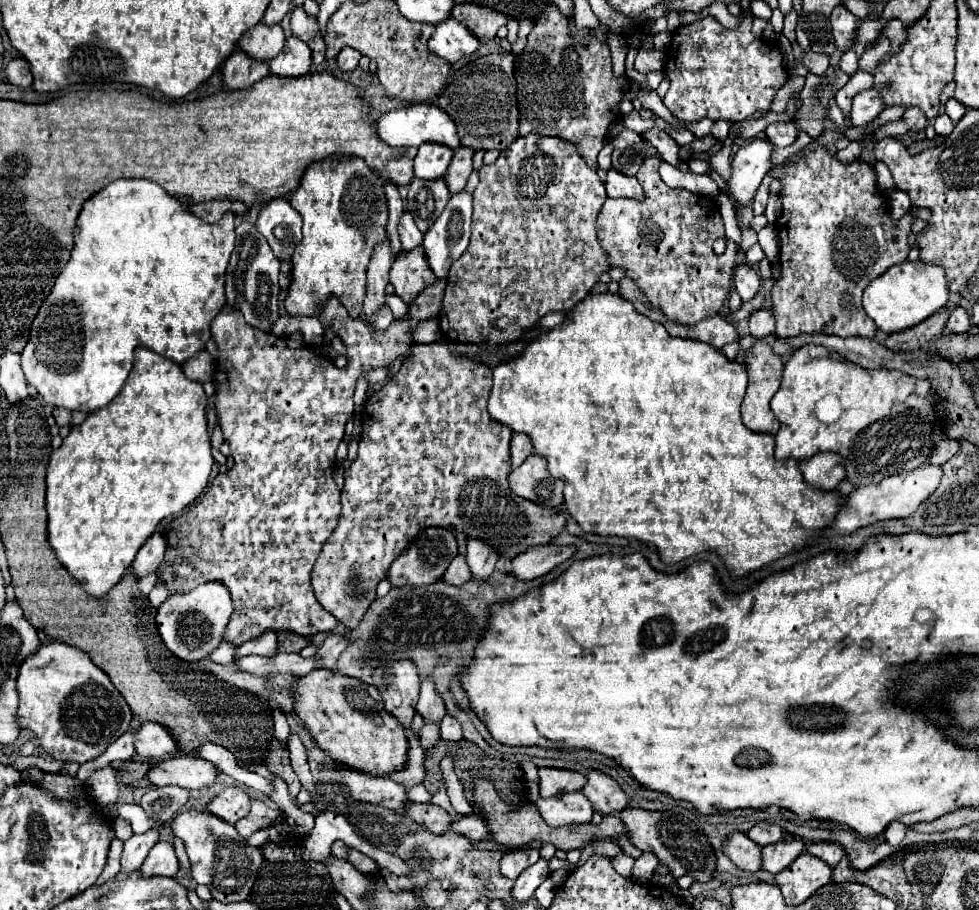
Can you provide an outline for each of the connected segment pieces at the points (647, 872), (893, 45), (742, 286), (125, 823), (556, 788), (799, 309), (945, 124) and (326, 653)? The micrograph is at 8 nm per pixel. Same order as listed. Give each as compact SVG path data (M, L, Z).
M641 854L641 856L635 860L635 864L633 864L633 870L631 870L631 872L633 872L633 878L635 878L637 882L649 882L657 864L659 864L659 860L655 860L655 856L651 856L651 854Z
M899 19L889 20L884 32L884 35L890 40L890 52L898 52L907 38L902 22Z
M739 264L739 266L735 268L735 274L733 274L733 284L735 284L735 290L739 292L741 300L747 302L747 300L751 300L751 298L757 294L757 290L759 290L759 276L757 276L757 272L755 272L751 266Z
M117 816L117 818L113 820L113 830L115 830L115 836L117 836L119 840L123 840L123 842L129 840L131 834L133 834L129 820L125 820L125 818L121 818L121 816Z
M539 768L539 788L541 796L557 796L561 792L579 792L587 784L587 778L573 770L557 770L557 768Z
M823 146L811 150L805 156L801 152L803 150L787 158L787 172L779 178L779 200L783 204L783 212L777 220L777 232L781 238L781 278L771 290L775 336L791 338L803 332L823 332L841 338L875 338L877 328L875 322L865 314L861 296L871 280L881 276L887 268L907 260L911 250L909 236L913 216L905 214L899 224L893 224L887 198L875 188L877 174L871 164L863 160L843 164L839 162L837 154L827 152Z
M941 112L937 118L935 118L935 132L939 134L939 136L949 136L951 134L951 130L953 130L953 122L951 122L951 118L945 114L945 112Z
M329 634L325 638L325 642L319 646L315 658L317 658L317 668L327 668L327 670L335 670L335 660L339 658L339 654L345 650L347 640L343 636L337 634Z

